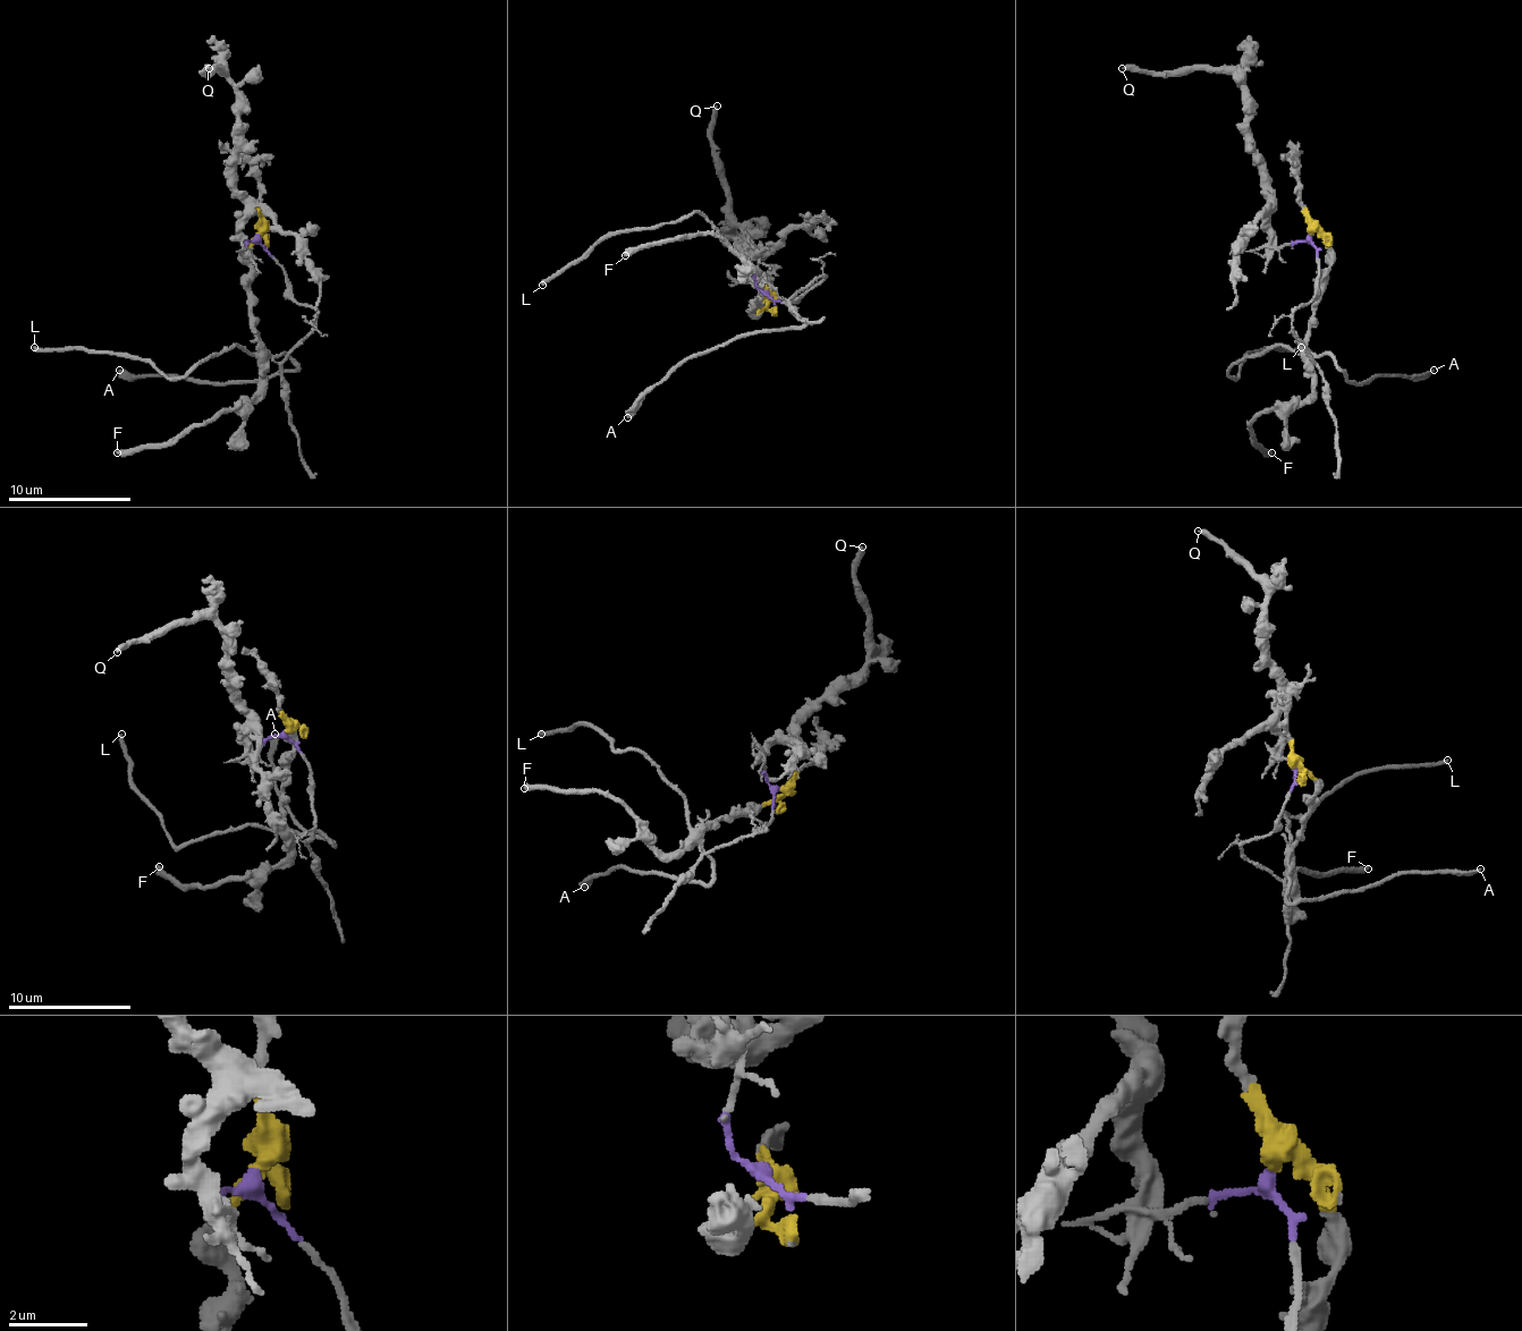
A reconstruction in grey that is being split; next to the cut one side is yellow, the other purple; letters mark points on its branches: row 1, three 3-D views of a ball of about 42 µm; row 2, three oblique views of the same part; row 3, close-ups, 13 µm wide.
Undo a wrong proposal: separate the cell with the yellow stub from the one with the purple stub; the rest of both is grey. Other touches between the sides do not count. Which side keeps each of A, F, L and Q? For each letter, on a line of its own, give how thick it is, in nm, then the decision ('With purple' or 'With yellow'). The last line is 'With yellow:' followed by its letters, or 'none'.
A: Thickness 280 nm. With yellow
F: Thickness 400 nm. With yellow
L: Thickness 260 nm. With yellow
Q: Thickness 340 nm. With purple
With yellow: A, F, L

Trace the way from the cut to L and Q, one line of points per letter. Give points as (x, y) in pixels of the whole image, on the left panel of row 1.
L: (259, 234), (250, 248), (259, 347), (250, 354), (230, 345), (166, 378), (141, 359), (33, 347)
Q: (259, 236), (250, 246), (243, 239), (246, 196), (237, 187), (237, 88), (216, 70), (203, 70), (209, 67)

